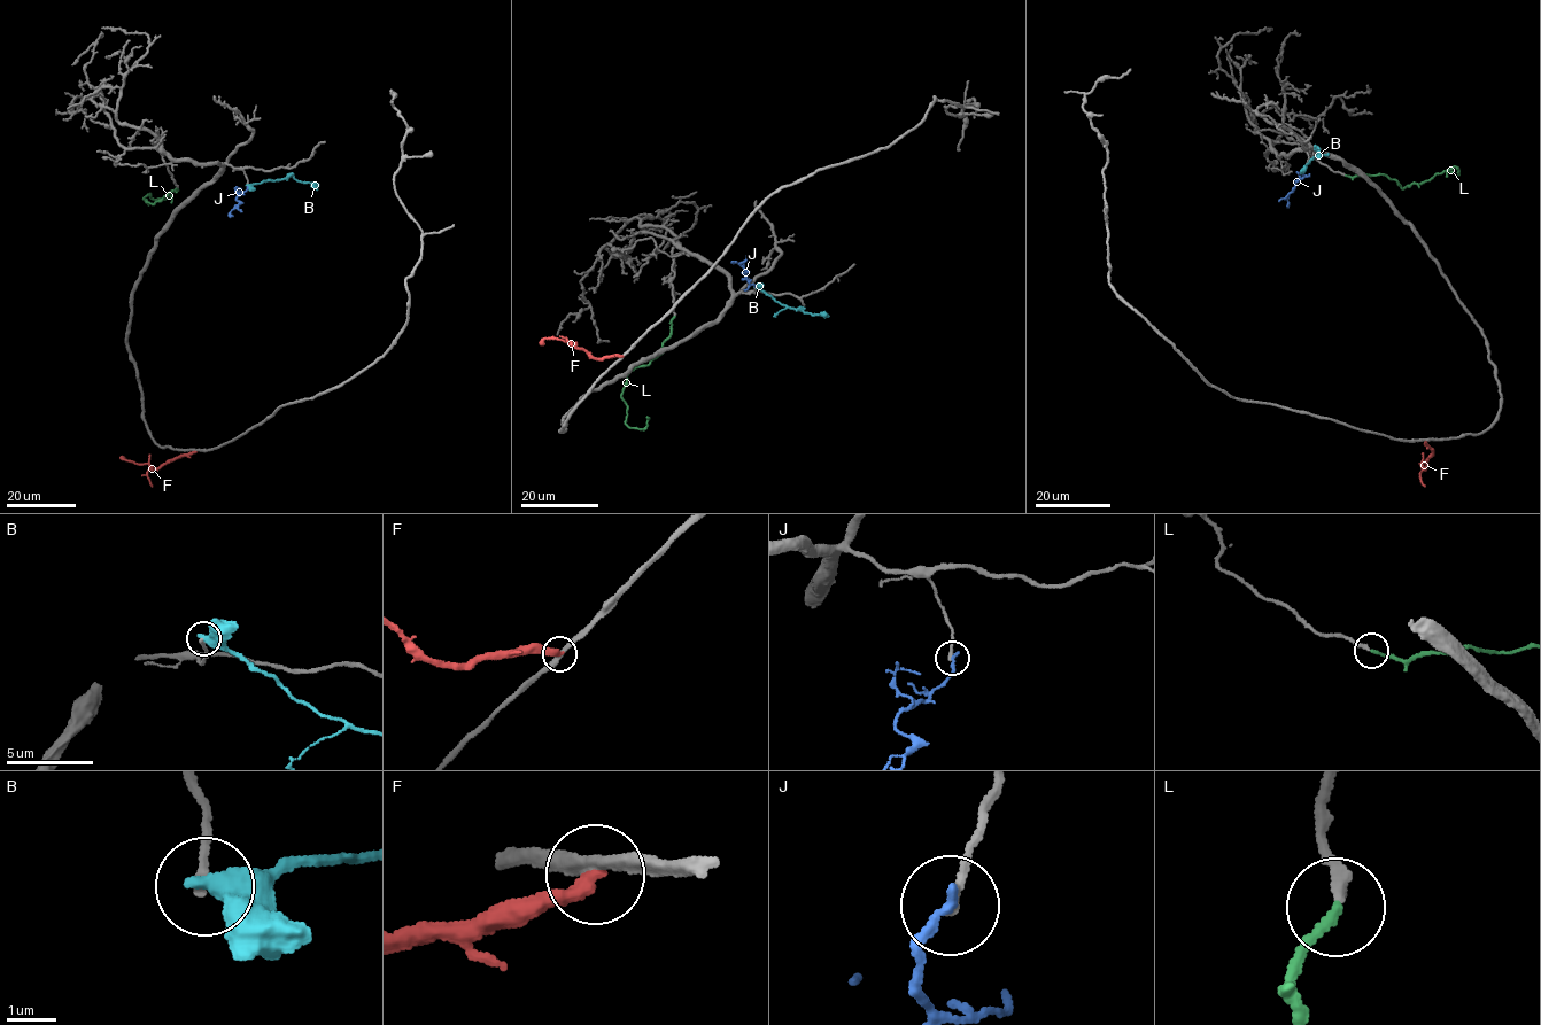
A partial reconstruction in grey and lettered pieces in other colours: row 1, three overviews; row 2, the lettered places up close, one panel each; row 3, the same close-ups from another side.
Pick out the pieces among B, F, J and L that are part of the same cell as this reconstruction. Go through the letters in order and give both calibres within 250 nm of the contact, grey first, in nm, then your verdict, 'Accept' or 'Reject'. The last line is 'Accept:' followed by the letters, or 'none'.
B: Thickness 160 nm (grey) against 550 nm. Reject
F: Thickness 280 nm (grey) against 360 nm. Reject
J: Thickness 170 nm (grey) against 200 nm. Reject
L: Thickness 240 nm (grey) against 170 nm. Accept
Accept: L

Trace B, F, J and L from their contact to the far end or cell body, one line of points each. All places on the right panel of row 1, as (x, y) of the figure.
B: (1305, 168), (1316, 156), (1317, 147), (1318, 158)
F: (1425, 441), (1433, 451), (1423, 467), (1422, 463), (1427, 459)
J: (1306, 168), (1286, 200), (1287, 207)
L: (1345, 175), (1386, 176), (1403, 188), (1445, 171), (1457, 173), (1455, 167), (1447, 171), (1446, 177)

